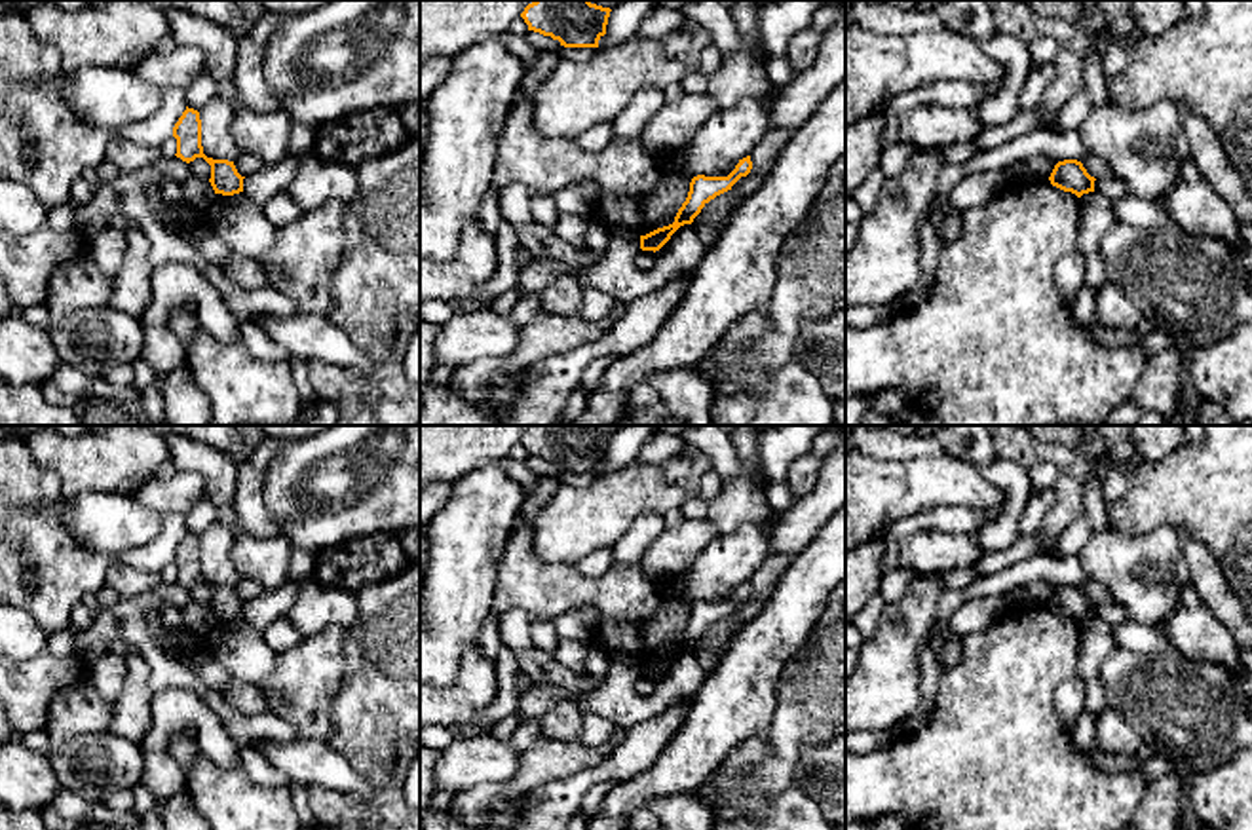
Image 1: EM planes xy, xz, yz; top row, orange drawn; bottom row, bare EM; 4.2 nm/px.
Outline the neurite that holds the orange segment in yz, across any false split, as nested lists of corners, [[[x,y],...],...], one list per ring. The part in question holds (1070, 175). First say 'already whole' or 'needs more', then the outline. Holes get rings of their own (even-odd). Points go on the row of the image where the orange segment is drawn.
already whole; [[[1064,160],[1054,165],[1049,180],[1053,186],[1081,198],[1083,194],[1094,192],[1096,179],[1087,173],[1081,161]]]

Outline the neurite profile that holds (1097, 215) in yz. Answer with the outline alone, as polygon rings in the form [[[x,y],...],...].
[[[1098,192],[1081,196],[1077,249],[1083,256],[1100,251],[1102,237],[1115,222],[1113,205]]]

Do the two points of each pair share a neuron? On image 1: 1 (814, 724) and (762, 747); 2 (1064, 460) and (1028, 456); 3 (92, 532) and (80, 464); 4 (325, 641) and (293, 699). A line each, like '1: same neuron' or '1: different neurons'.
1: same neuron
2: same neuron
3: different neurons
4: same neuron

